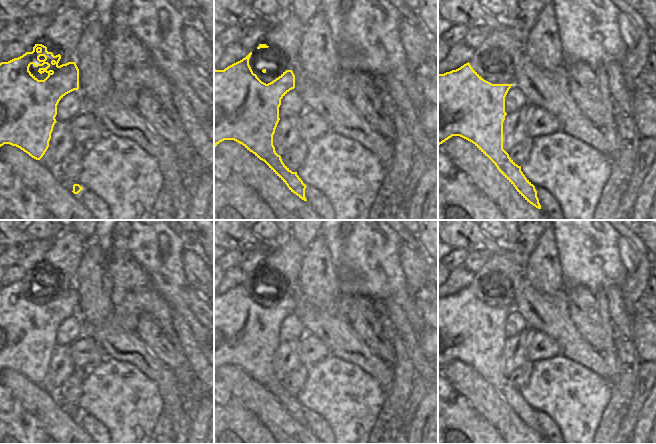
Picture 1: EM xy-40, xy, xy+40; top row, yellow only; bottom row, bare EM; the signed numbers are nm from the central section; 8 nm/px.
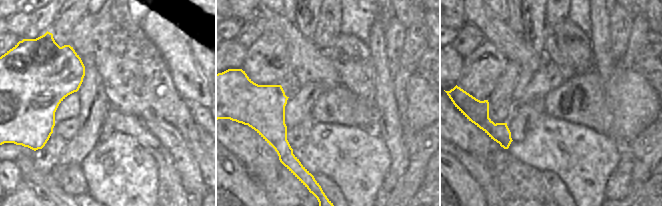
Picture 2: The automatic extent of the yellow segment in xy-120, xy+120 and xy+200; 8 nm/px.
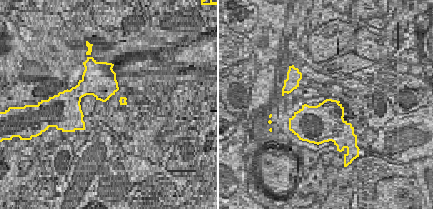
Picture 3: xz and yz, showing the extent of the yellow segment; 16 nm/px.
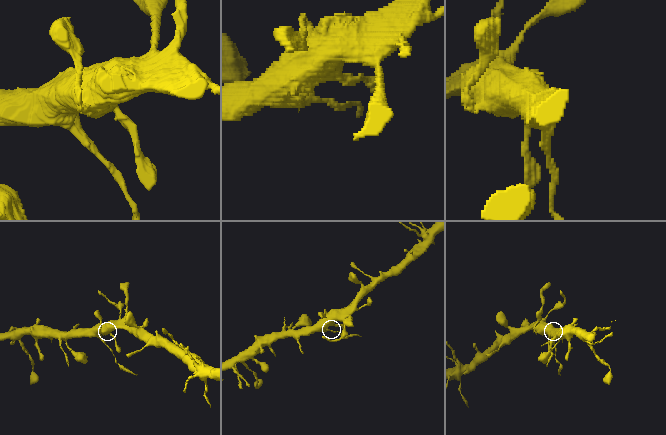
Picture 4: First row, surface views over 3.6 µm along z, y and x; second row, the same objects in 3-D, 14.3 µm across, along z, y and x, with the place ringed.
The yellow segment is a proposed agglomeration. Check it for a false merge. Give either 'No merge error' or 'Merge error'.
Merge error

